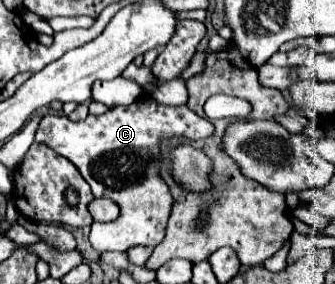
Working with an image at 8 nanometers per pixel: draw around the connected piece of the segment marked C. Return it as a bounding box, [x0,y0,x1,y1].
[36,95,214,251]

